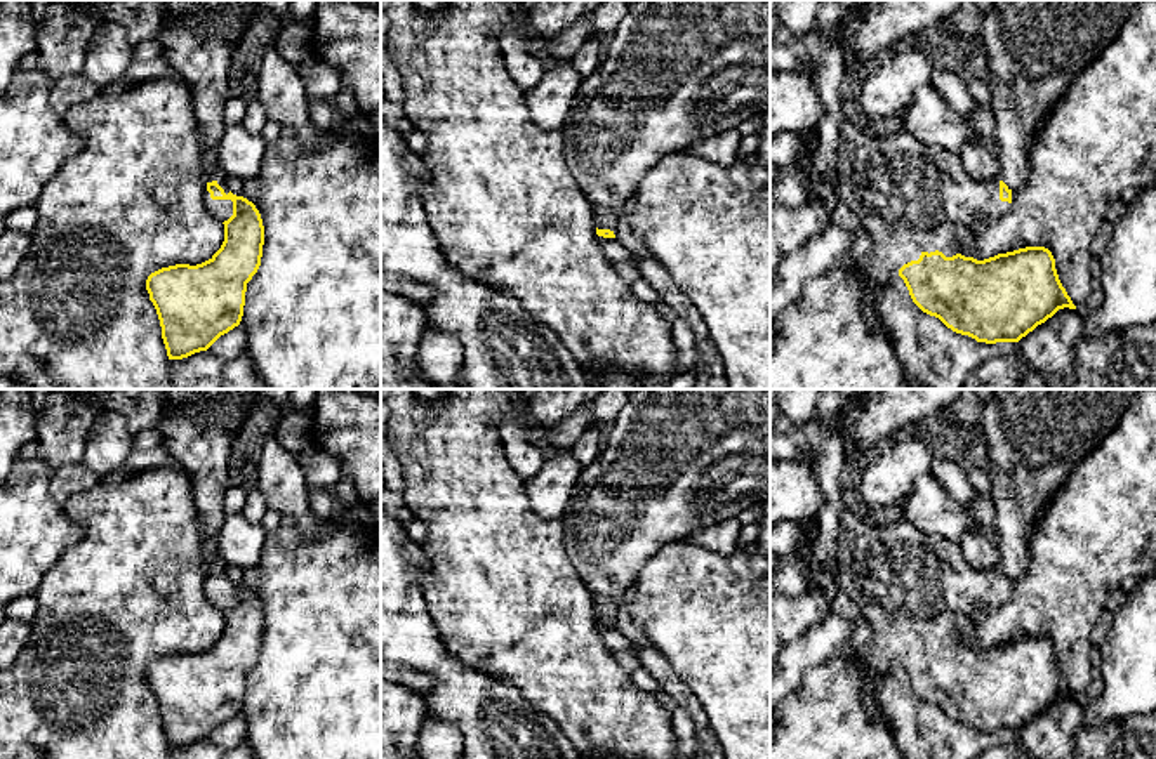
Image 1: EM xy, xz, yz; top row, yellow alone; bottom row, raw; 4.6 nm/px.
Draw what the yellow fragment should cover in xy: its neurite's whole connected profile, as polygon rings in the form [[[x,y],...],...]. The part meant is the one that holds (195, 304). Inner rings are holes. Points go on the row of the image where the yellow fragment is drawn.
[[[224,179],[209,181],[203,200],[209,212],[224,224],[221,248],[202,264],[162,267],[146,280],[146,290],[160,320],[169,360],[183,360],[207,351],[221,335],[240,325],[247,283],[261,266],[264,226],[256,205],[233,195]]]

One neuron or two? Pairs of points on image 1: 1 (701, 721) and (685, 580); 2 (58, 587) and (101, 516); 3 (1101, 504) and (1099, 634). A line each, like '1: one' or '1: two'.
1: two
2: one
3: two

